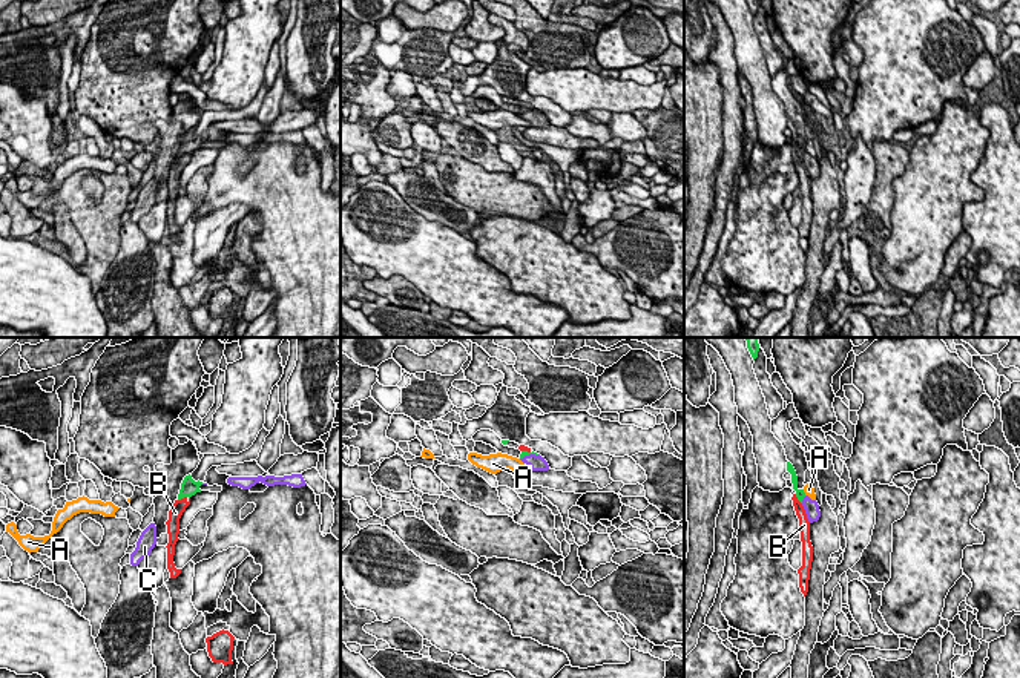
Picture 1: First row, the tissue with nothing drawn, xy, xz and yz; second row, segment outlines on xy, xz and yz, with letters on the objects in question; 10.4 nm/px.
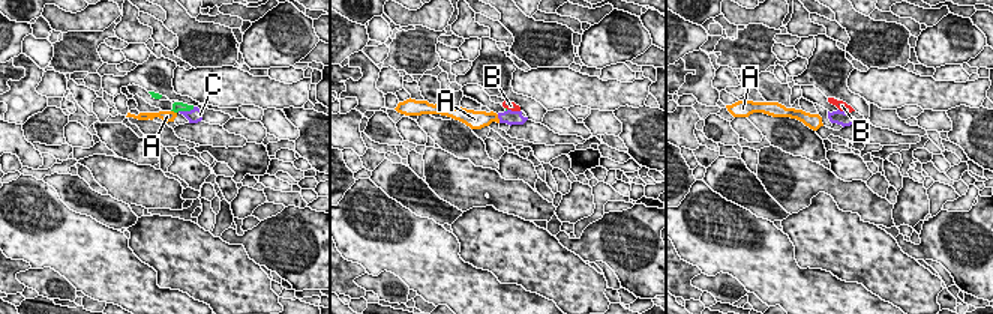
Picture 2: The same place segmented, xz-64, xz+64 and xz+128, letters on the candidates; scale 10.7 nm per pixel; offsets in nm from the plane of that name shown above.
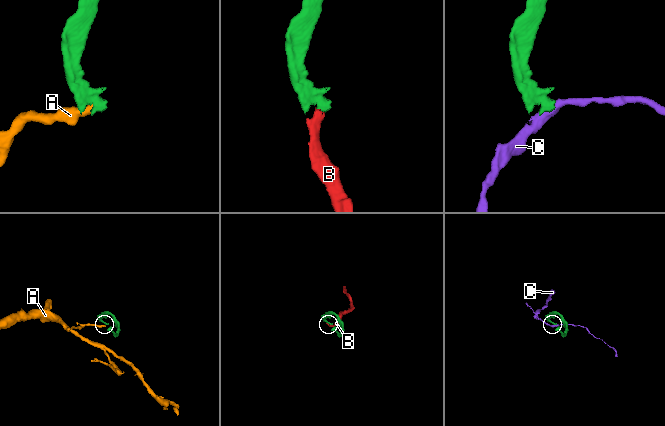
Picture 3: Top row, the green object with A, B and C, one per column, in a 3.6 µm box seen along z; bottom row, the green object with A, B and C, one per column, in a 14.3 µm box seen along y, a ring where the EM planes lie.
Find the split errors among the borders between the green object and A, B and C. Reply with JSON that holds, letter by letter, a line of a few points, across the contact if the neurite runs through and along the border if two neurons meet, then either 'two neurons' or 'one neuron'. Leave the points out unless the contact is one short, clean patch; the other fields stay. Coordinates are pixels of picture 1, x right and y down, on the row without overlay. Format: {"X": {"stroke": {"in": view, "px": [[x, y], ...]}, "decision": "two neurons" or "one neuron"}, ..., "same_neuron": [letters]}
{"A": {"stroke": {"in": "yz", "px": [[802, 146], [806, 151]]}, "decision": "two neurons"}, "B": {"stroke": {"in": "yz", "px": [[799, 149], [798, 155], [799, 166]]}, "decision": "one neuron"}, "C": {"stroke": {"in": "yz", "px": [[806, 152], [801, 158]]}, "decision": "two neurons"}, "same_neuron": ["B"]}

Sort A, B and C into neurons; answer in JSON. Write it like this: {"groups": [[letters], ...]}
{"groups": [["A"], ["B"], ["C"]]}

